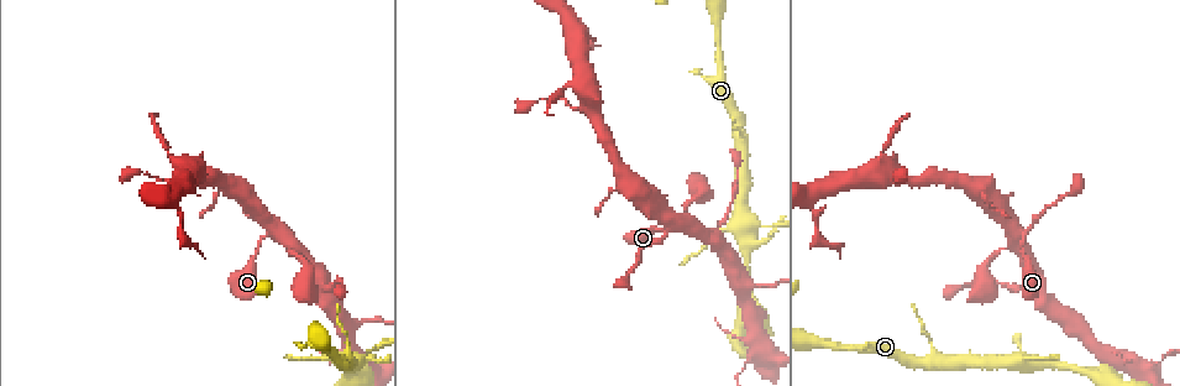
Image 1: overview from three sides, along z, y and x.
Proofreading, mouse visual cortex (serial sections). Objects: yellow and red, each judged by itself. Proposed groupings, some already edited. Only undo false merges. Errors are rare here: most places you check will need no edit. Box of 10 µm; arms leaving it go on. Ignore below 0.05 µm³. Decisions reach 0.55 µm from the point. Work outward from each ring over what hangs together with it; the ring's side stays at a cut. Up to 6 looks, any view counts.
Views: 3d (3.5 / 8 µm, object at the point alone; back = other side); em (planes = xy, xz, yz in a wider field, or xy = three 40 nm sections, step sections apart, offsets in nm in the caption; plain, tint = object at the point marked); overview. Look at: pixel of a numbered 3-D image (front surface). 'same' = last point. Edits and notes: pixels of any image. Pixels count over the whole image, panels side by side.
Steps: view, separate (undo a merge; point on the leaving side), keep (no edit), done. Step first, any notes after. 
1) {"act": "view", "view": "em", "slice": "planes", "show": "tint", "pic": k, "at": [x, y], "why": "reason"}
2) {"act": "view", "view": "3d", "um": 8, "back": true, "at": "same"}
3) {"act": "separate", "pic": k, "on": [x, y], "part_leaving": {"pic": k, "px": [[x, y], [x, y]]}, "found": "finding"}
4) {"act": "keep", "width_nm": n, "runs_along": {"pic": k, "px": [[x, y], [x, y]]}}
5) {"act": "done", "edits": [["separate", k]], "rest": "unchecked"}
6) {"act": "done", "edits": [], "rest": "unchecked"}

{"act": "view", "view": "3d", "um": 3.5, "pic": 1, "at": [670, 223]}

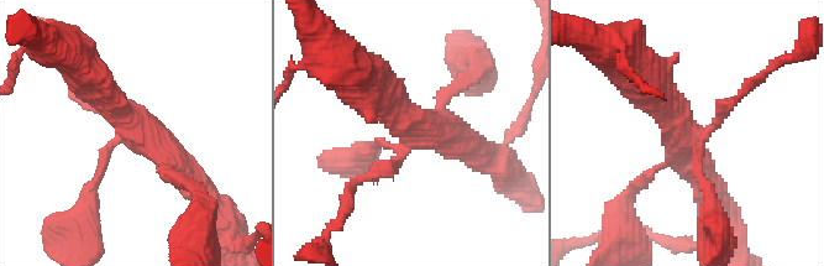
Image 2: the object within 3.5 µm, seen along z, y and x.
{"act": "view", "view": "em", "slice": "xy", "step": 2, "show": "tint", "pic": 2, "at": [688, 136]}

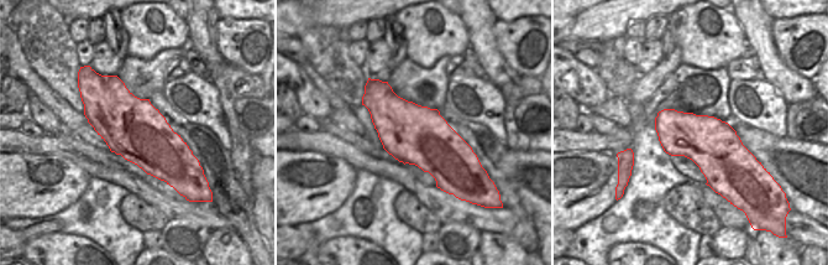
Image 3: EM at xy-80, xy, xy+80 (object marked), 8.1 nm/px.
{"act": "keep", "runs_along": {"pic": 2, "px": [[704, 180], [704, 135], [644, 77]]}, "found": "one cell here"}

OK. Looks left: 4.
{"act": "view", "view": "3d", "um": 3.5, "pic": 1, "at": [746, 234], "why": "thin arm on a thick one"}

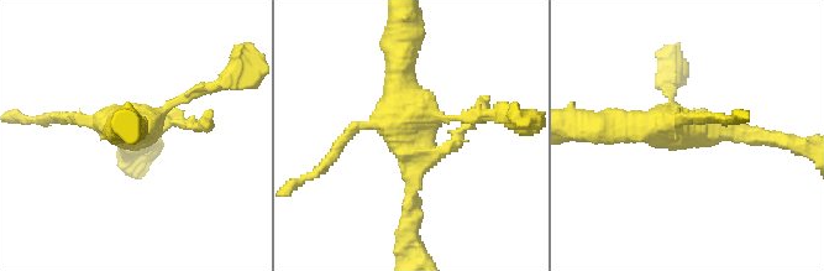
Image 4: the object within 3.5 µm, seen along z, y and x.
{"act": "view", "view": "em", "slice": "xy", "step": 5, "show": "tint", "pic": 4, "at": [414, 130]}

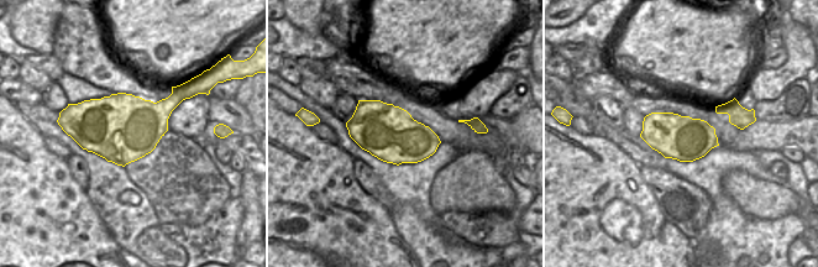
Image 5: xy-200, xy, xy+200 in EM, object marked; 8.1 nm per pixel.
{"act": "keep", "runs_along": {"pic": 4, "px": [[404, 34], [412, 198]]}, "found": "continuous, no second cell"}

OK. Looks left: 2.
{"act": "view", "view": "3d", "um": 3.5, "back": true, "pic": 1, "at": [756, 351]}

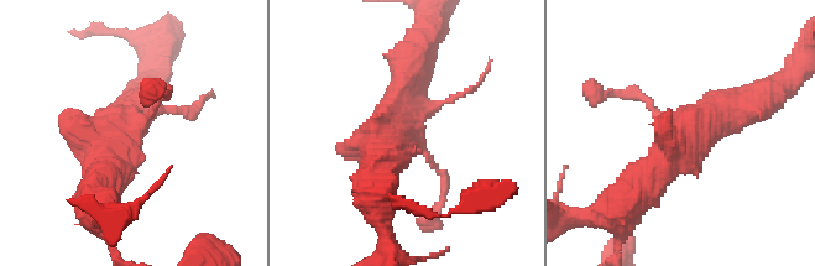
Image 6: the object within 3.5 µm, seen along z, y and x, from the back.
{"act": "view", "view": "em", "slice": "planes", "show": "tint", "pic": 6, "at": [408, 136], "why": "need the tissue"}

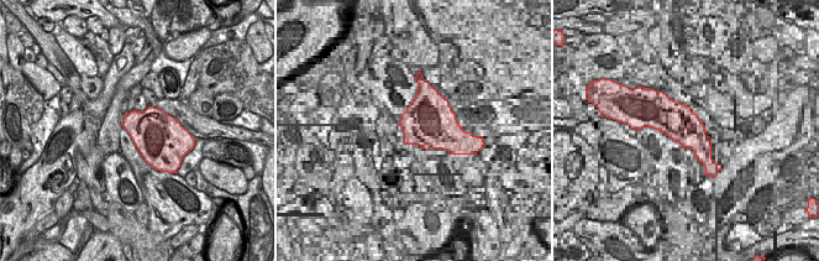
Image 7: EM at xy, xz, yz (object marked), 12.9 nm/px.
{"act": "keep", "width_nm": 600, "runs_along": {"pic": 6, "px": [[413, 63], [402, 124], [444, 178], [444, 193]]}, "found": "one cell here"}

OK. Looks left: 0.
{"act": "done", "edits": [], "rest": "unchecked"}

